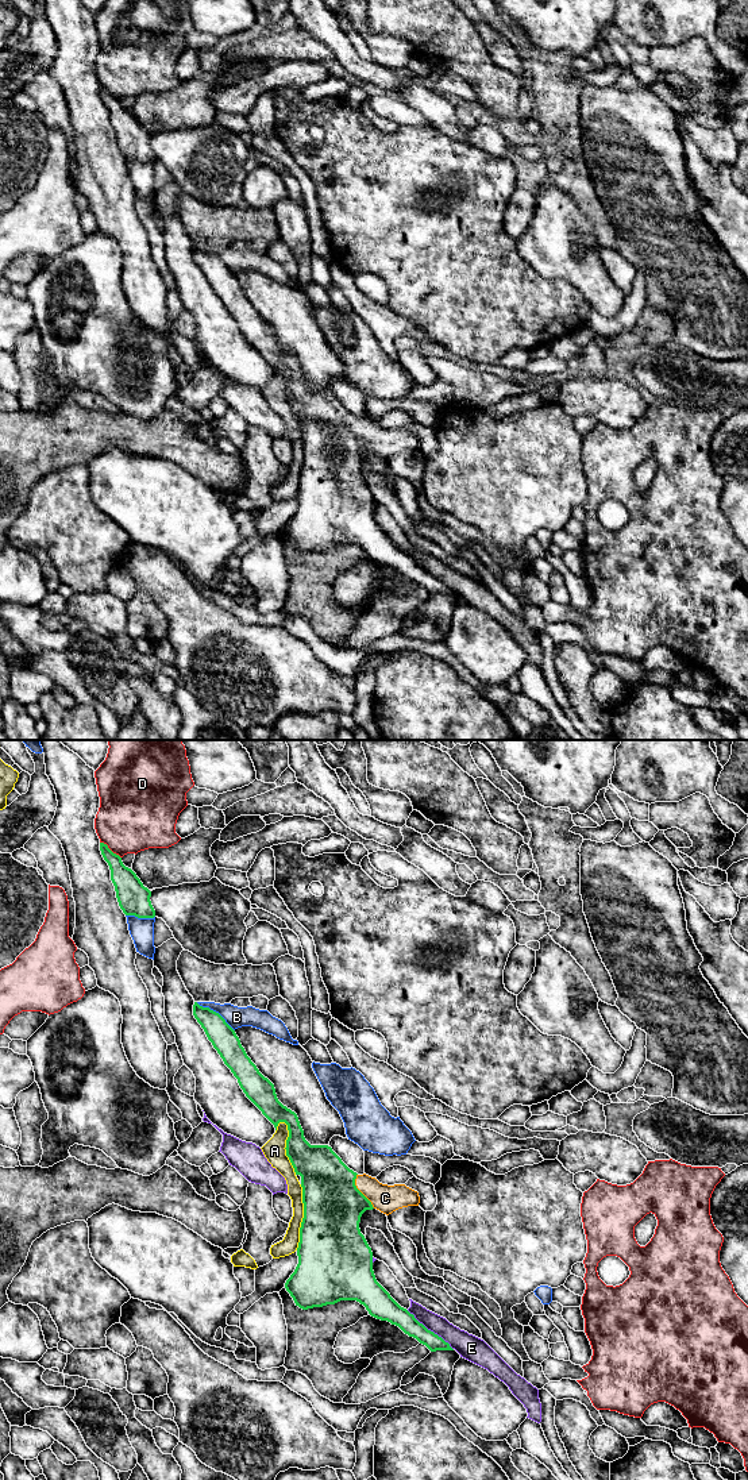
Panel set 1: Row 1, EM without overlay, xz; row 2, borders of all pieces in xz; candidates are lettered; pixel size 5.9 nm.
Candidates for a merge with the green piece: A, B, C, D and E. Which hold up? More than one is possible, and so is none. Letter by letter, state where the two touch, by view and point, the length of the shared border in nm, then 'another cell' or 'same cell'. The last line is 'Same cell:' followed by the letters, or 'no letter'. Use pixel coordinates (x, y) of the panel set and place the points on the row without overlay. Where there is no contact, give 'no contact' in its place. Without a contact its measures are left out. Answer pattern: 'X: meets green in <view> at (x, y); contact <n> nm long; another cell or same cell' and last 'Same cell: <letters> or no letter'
A: meets green in xz at (304, 461); contact 400 nm long; another cell
B: meets green in xz at (215, 255); contact 280 nm long; another cell
C: meets green in xz at (359, 435); contact 240 nm long; same cell
D: meets green in xz at (110, 93); contact 160 nm long; another cell
E: meets green in xz at (430, 574); contact 360 nm long; same cell
Same cell: C, E

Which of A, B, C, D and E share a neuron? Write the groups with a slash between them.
A / B / C E / D

